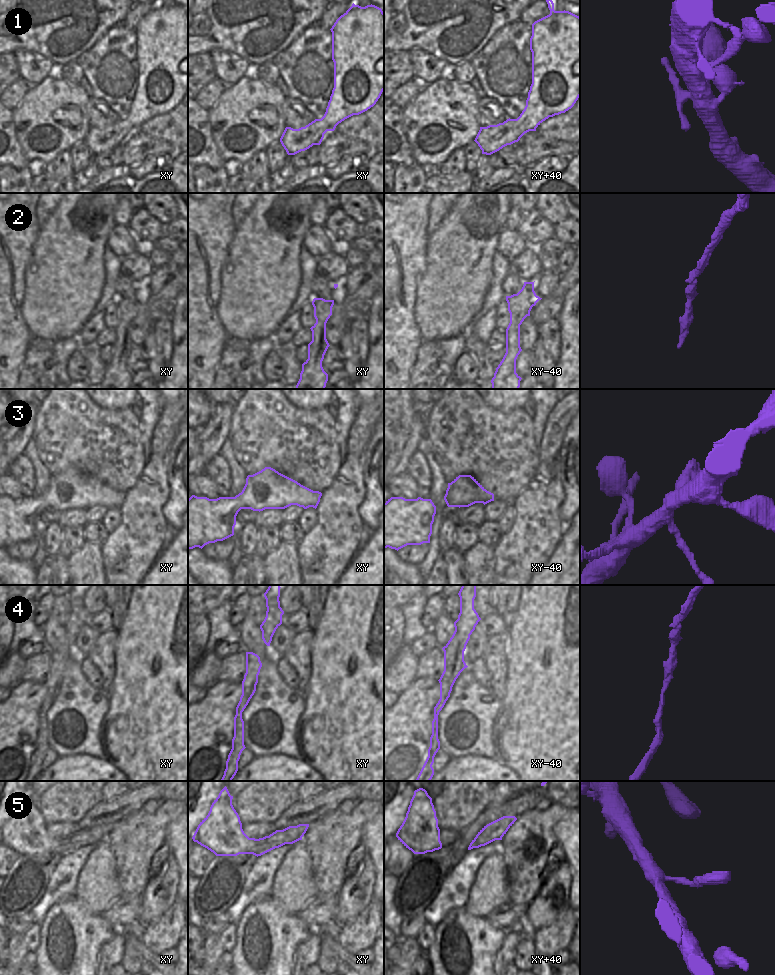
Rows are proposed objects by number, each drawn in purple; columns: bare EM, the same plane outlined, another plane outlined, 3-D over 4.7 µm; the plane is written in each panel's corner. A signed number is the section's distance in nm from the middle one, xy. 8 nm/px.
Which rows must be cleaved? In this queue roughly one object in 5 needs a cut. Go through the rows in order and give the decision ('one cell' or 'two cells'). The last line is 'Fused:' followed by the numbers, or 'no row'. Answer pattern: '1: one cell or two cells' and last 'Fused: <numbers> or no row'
1: one cell
2: one cell
3: one cell
4: one cell
5: one cell
Fused: no row

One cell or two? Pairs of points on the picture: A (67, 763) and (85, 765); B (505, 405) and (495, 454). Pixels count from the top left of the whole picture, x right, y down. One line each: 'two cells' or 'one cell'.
A: one cell
B: two cells

